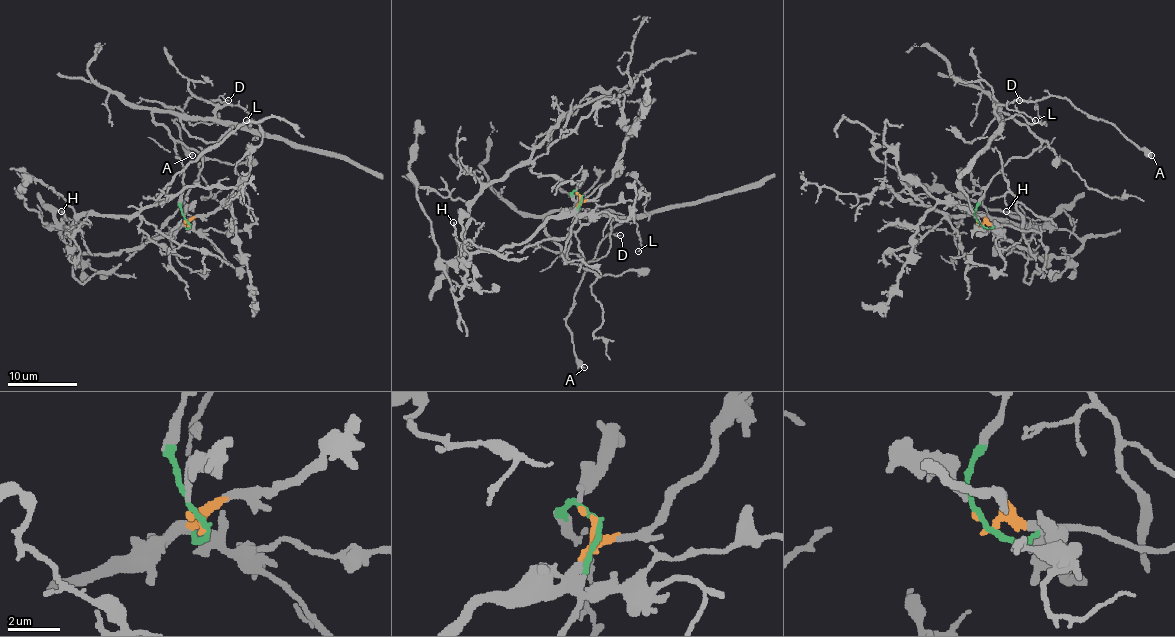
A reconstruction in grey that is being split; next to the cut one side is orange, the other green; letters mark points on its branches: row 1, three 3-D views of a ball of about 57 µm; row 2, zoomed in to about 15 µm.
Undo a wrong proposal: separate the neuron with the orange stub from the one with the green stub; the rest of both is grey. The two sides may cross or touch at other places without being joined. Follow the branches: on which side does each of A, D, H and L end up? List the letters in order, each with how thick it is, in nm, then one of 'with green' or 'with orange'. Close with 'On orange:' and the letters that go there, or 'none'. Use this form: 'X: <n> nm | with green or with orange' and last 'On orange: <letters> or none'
A: 300 nm | with green
D: 110 nm | with green
H: 150 nm | with orange
L: 130 nm | with green
On orange: H

